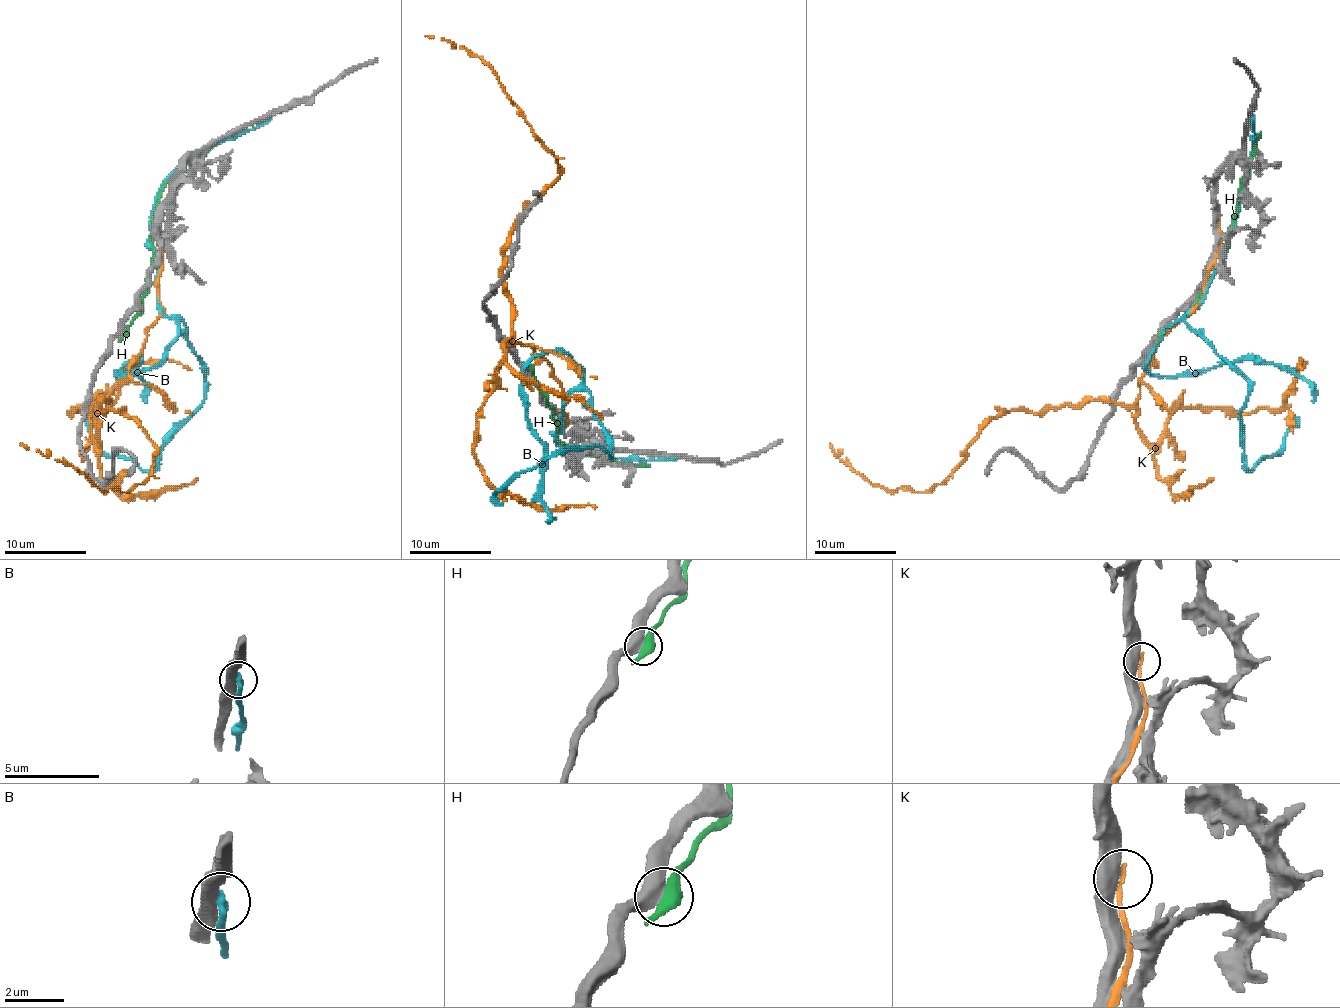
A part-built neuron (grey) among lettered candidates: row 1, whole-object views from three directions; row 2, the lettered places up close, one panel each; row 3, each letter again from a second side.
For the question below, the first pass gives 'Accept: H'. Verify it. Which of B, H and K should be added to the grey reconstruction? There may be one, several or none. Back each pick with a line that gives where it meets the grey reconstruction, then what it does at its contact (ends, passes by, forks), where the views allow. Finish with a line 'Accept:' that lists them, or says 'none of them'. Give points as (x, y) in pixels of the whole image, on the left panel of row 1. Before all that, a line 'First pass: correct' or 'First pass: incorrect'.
First pass: incorrect
Accept: none of them

